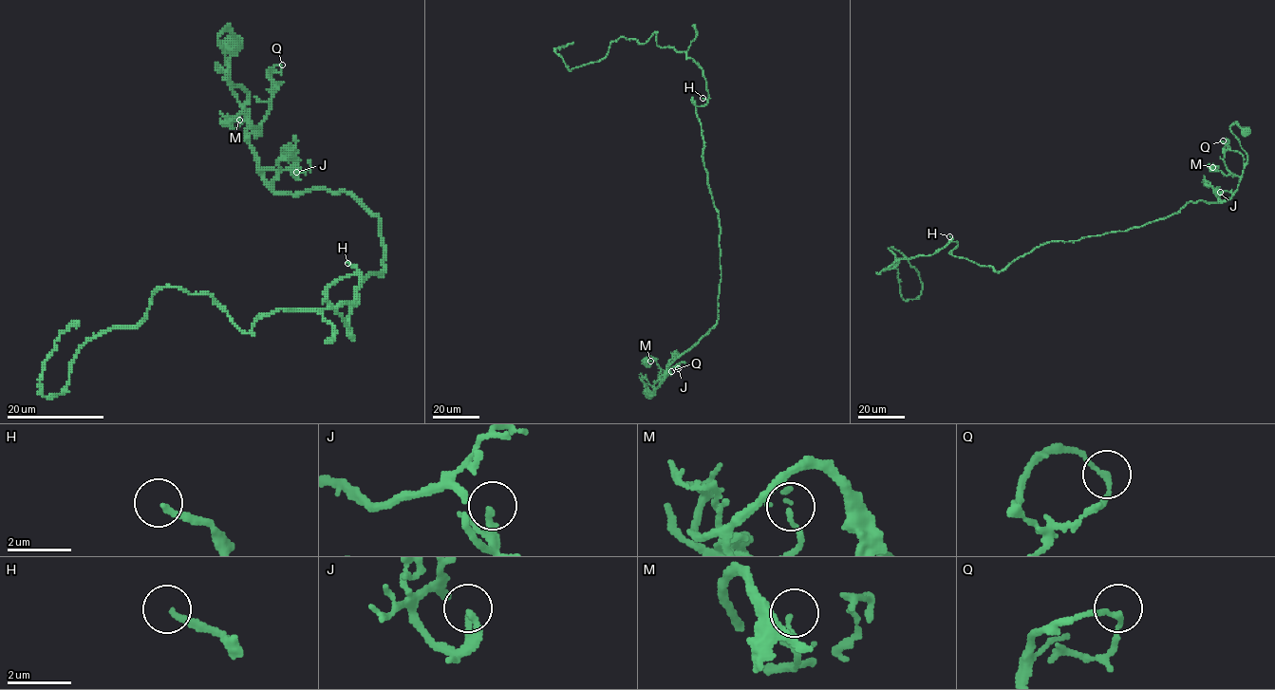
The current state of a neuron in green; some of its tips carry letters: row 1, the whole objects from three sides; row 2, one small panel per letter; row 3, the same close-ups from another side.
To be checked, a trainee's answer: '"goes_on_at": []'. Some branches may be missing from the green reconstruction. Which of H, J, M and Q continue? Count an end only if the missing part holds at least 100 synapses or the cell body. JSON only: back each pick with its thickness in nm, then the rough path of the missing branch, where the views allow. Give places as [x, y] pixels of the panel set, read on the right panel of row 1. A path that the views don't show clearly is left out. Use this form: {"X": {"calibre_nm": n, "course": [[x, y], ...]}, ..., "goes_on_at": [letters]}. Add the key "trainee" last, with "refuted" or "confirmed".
{"H": {"calibre_nm": 170, "course": [[949, 236], [940, 198], [972, 159], [997, 91], [985, 83], [999, 77], [997, 57], [976, 44]]}, "goes_on_at": ["H"], "trainee": "refuted"}

